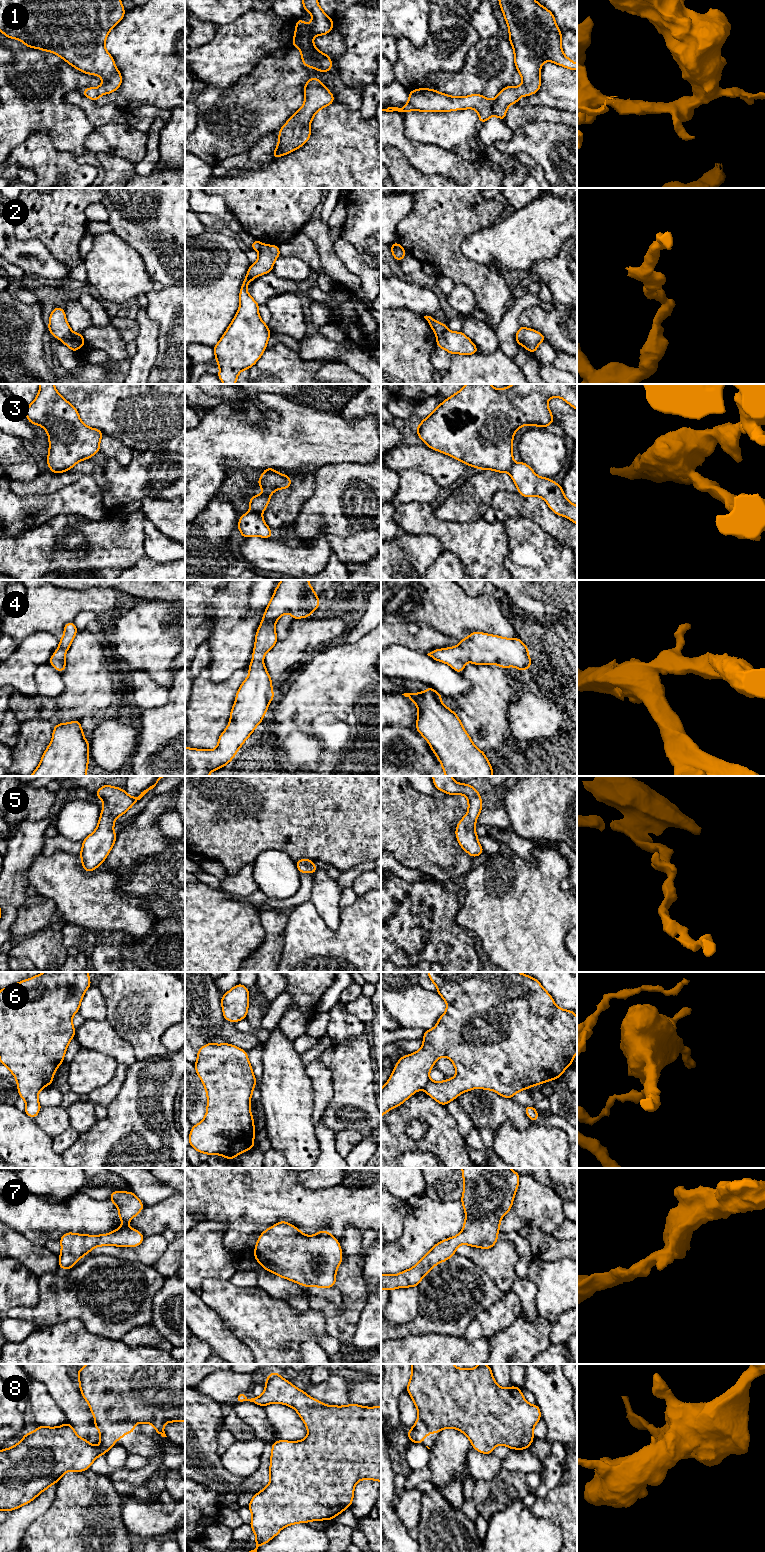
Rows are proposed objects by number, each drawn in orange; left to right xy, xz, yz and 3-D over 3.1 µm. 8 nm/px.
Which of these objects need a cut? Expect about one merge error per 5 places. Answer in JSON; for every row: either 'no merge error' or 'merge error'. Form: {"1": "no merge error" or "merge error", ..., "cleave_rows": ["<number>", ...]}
{"1": "no merge error", "2": "merge error", "3": "merge error", "4": "no merge error", "5": "no merge error", "6": "merge error", "7": "no merge error", "8": "no merge error", "cleave_rows": ["2", "3", "6"]}

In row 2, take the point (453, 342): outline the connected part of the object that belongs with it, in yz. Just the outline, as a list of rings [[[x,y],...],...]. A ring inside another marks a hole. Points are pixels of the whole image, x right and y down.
[[[446,329],[437,337],[436,346],[452,354],[472,355],[478,353],[476,345],[462,332]]]

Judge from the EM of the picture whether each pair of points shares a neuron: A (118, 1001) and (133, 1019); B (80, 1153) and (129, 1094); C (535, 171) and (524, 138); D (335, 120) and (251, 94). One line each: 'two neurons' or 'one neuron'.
A: one neuron
B: one neuron
C: two neurons
D: two neurons

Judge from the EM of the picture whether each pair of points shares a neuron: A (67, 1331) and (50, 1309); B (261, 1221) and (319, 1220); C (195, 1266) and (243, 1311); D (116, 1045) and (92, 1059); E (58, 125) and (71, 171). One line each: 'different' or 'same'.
A: different
B: same
C: different
D: different
E: different

